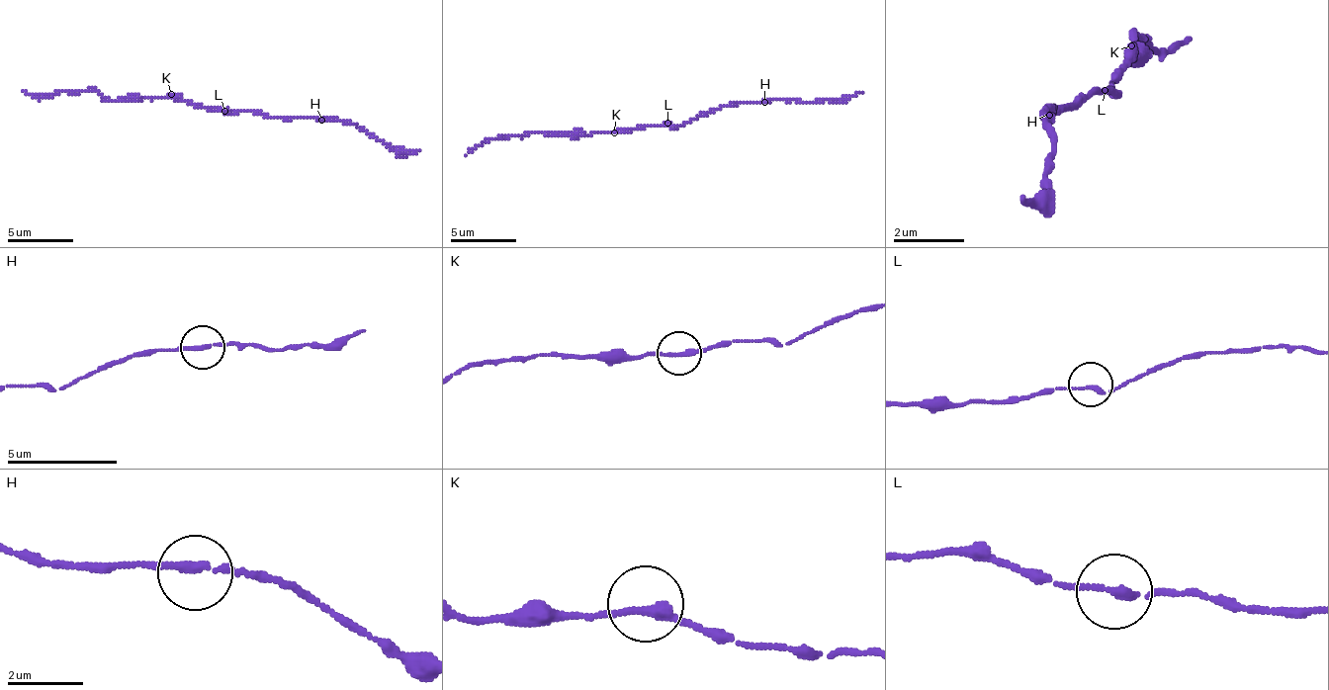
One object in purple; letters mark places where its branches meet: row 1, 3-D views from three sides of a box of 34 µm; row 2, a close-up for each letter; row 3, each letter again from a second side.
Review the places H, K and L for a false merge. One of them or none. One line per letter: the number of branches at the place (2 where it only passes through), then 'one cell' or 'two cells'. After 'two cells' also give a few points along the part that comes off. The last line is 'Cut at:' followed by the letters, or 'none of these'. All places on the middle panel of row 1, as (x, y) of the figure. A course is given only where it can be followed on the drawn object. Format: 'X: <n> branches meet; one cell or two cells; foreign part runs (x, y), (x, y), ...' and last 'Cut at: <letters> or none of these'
H: 2 branches meet; one cell
K: 2 branches meet; one cell
L: 2 branches meet; one cell
Cut at: none of these

